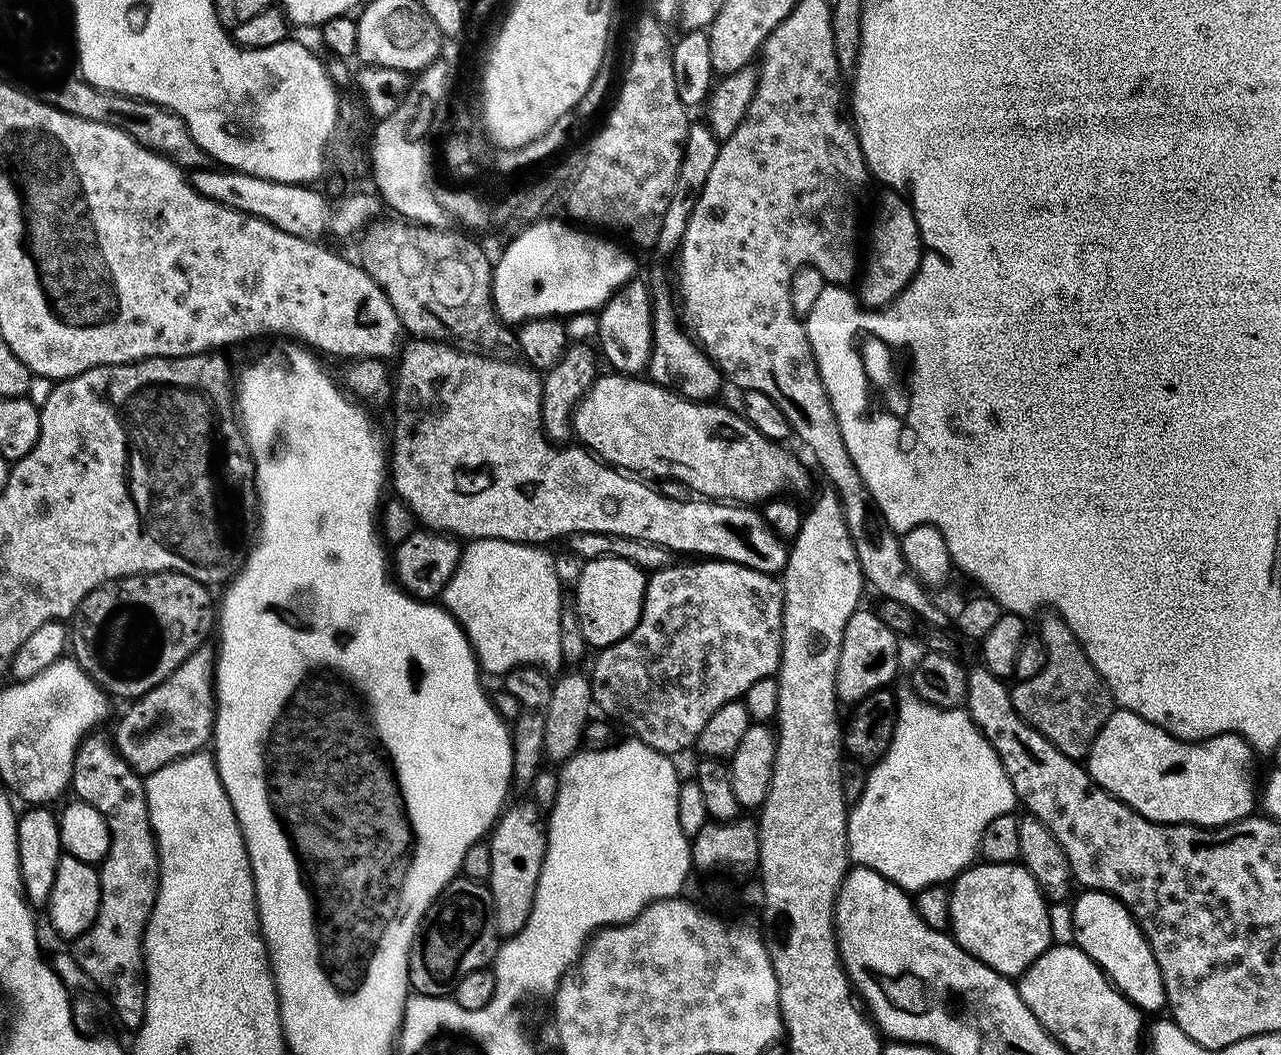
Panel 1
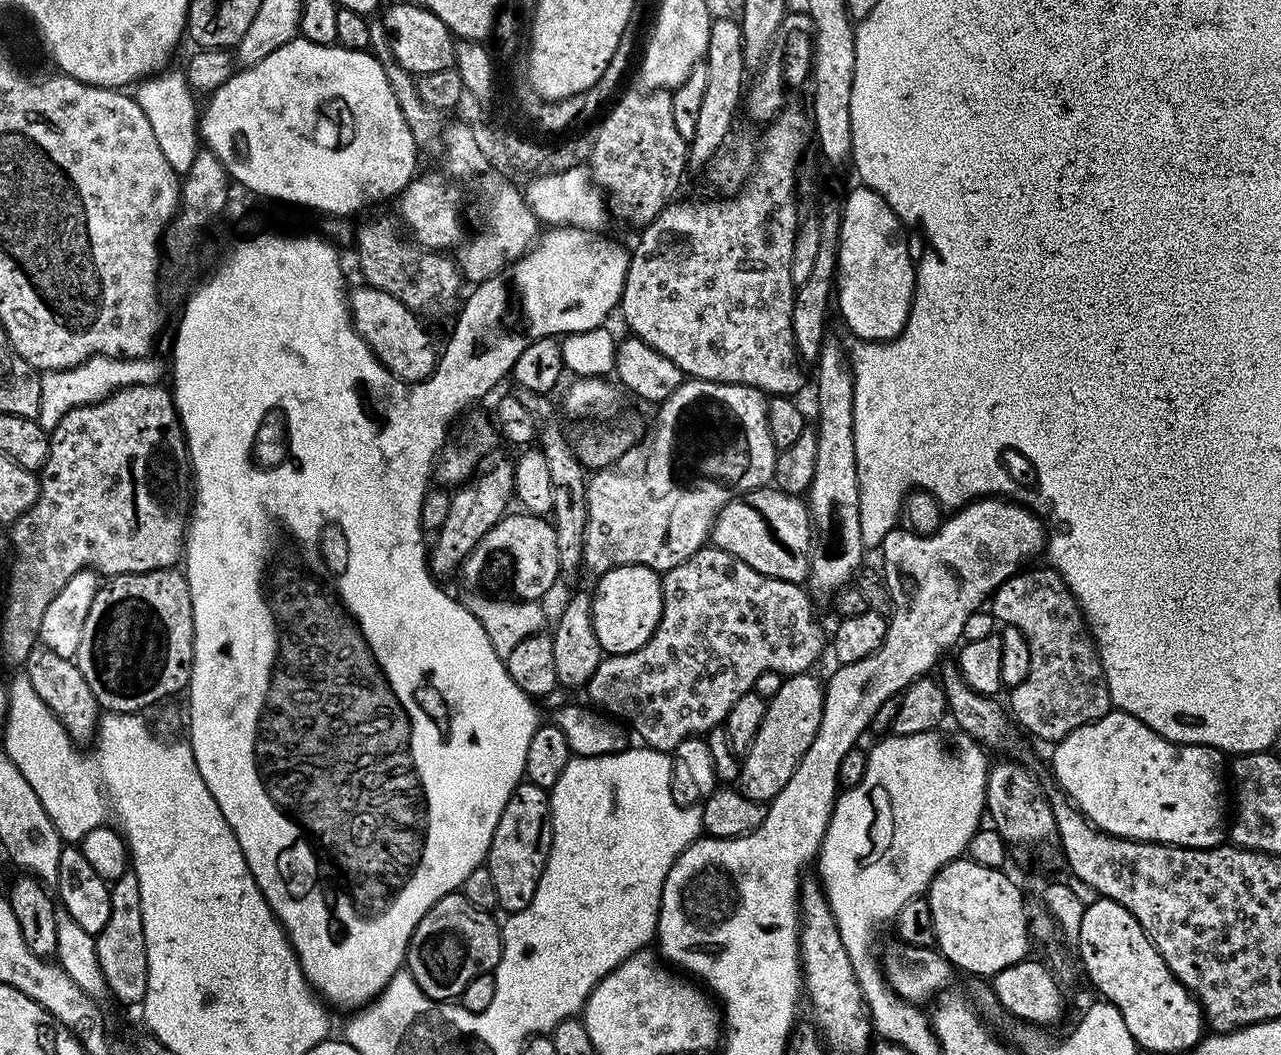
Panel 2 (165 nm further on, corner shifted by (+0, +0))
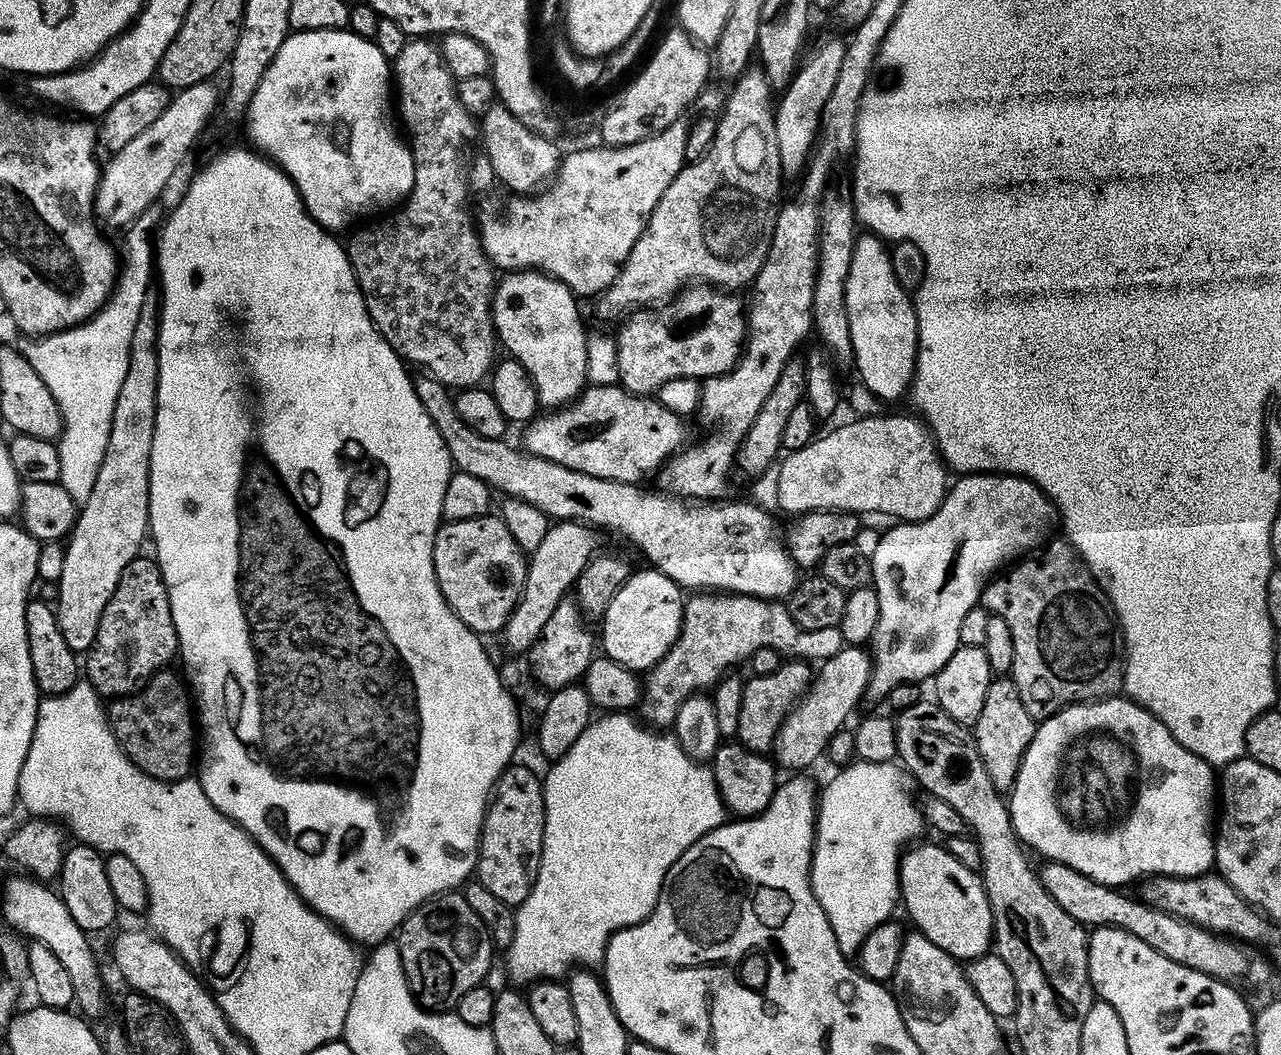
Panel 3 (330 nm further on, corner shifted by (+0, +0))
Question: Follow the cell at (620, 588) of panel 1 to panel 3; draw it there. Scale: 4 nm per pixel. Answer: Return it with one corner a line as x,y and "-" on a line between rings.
651,566
645,569
645,572
633,571
628,577
622,590
614,594
614,602
610,602
602,621
603,655
637,674
647,673
670,650
670,646
674,646
682,626
686,599
680,585
669,576

